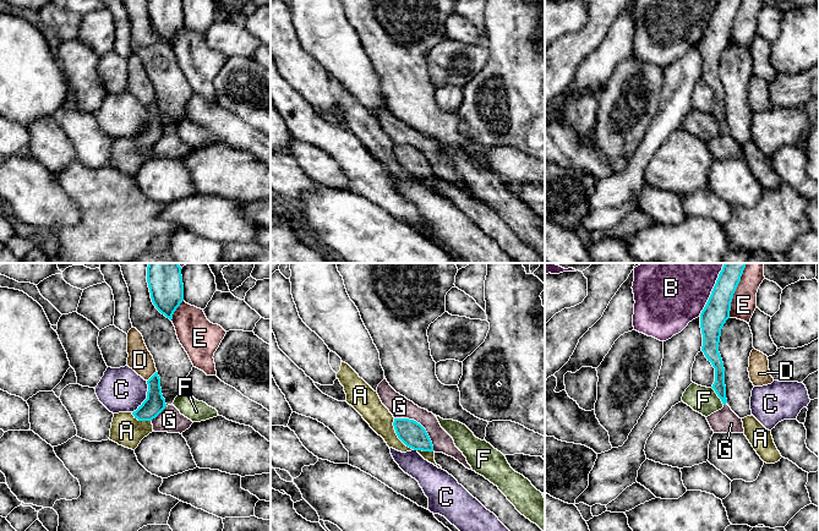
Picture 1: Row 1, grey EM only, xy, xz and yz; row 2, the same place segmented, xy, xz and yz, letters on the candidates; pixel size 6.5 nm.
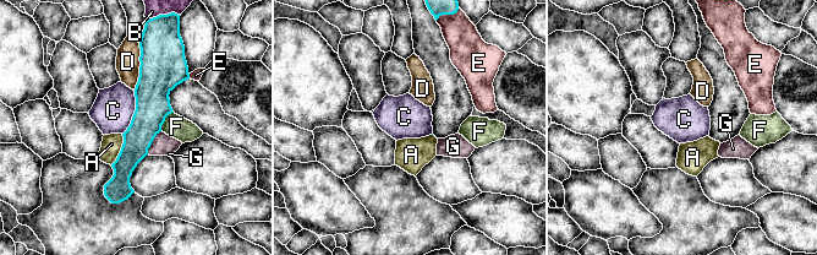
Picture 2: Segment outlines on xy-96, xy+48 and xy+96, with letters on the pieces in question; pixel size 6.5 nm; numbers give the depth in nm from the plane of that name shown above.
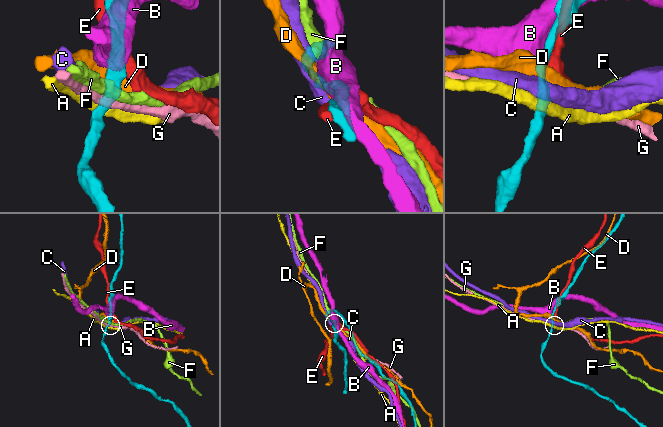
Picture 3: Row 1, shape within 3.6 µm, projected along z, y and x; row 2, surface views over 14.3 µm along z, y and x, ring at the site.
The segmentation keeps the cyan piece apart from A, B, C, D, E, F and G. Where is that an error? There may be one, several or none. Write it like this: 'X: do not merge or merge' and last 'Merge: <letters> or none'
A: do not merge
B: do not merge
C: do not merge
D: do not merge
E: do not merge
F: do not merge
G: do not merge
Merge: none

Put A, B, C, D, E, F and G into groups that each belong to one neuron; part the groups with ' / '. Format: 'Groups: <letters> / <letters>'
Groups: A / B / C / D G / E / F

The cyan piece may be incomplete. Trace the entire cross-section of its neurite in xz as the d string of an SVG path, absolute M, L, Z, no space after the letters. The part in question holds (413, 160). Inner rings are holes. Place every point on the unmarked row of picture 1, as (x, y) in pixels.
M394 144L393 148L398 164L414 176L433 177L432 168L426 155L414 146Z

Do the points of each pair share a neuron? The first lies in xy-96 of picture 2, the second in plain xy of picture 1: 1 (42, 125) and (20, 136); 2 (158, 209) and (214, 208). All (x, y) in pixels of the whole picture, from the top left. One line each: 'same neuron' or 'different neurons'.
1: different neurons
2: same neuron

